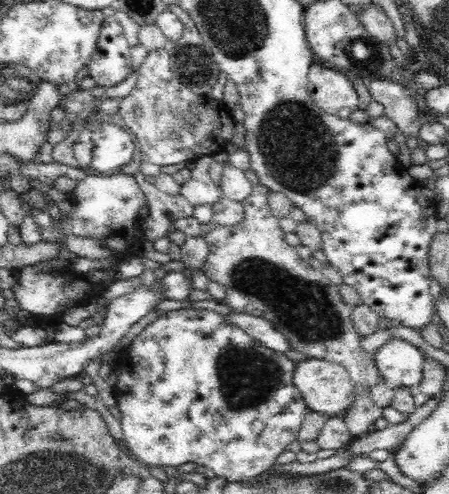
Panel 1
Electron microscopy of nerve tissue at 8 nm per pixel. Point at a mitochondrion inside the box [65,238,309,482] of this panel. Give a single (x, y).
(247, 378)

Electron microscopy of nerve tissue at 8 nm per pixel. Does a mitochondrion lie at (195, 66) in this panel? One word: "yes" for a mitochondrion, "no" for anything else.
yes

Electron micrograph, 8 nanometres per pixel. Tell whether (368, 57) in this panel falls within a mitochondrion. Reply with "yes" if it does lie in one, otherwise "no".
yes

